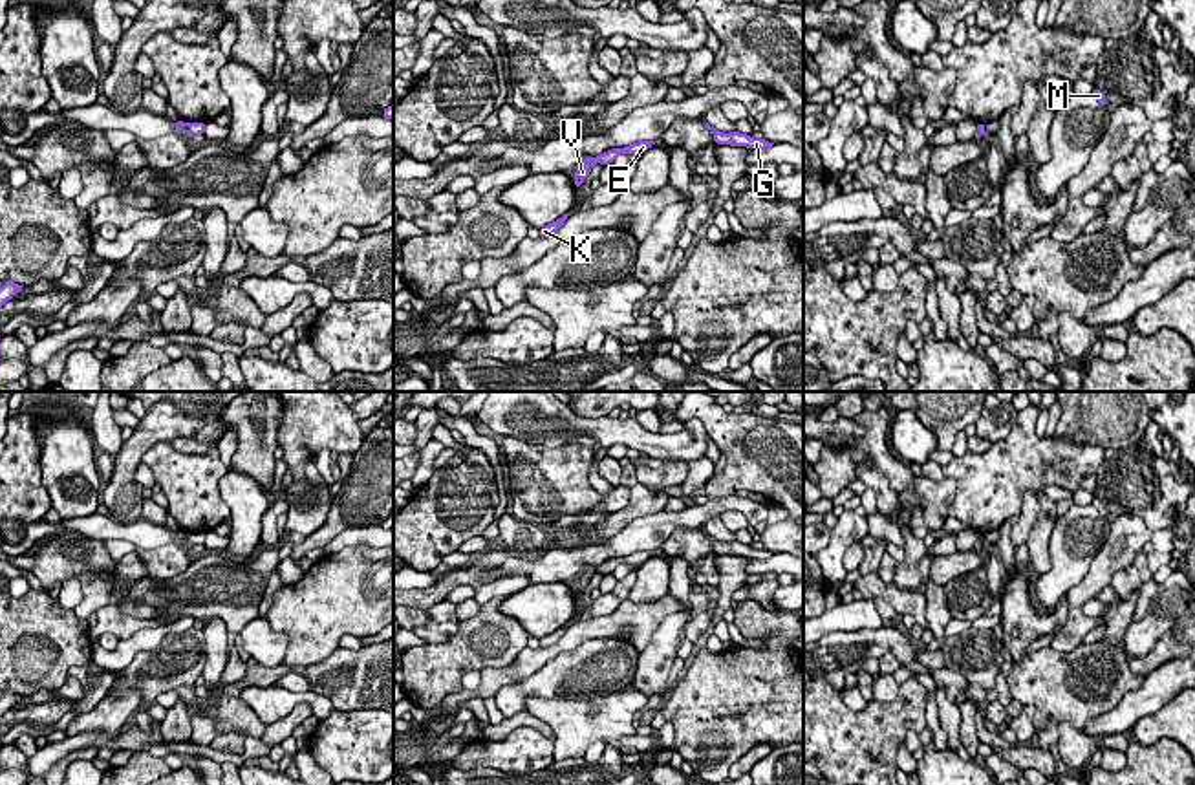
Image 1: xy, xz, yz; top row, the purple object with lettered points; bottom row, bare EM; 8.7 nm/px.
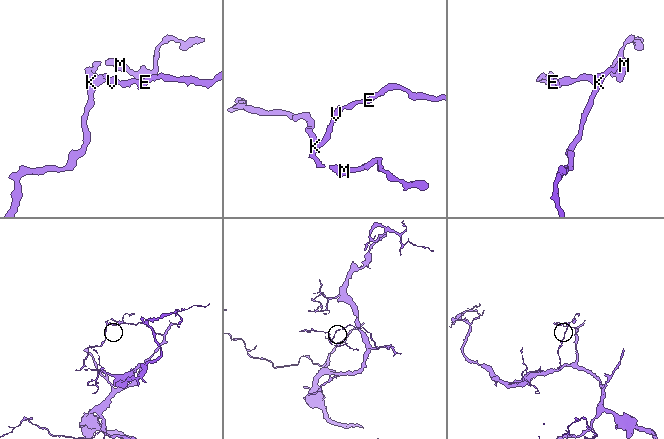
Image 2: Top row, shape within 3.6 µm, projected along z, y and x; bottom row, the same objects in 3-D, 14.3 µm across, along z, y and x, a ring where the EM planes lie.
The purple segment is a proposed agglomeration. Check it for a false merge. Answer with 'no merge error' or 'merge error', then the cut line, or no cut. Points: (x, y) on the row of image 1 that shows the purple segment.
merge error; cut in xz along (593, 158), (597, 161)

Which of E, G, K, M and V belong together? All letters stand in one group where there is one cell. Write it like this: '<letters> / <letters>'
E G / K M V

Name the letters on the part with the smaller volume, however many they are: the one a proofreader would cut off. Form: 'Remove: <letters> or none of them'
Remove: K, M, V

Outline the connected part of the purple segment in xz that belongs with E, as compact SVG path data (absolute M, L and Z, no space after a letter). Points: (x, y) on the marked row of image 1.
M637 141L630 146L622 146L622 148L611 148L600 156L595 157L597 163L600 165L611 165L620 154L644 154L648 148L651 148L653 141Z

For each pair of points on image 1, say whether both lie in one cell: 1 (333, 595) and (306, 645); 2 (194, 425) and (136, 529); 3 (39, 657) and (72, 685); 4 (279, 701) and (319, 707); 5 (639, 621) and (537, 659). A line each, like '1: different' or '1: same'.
1: same
2: different
3: different
4: same
5: same

